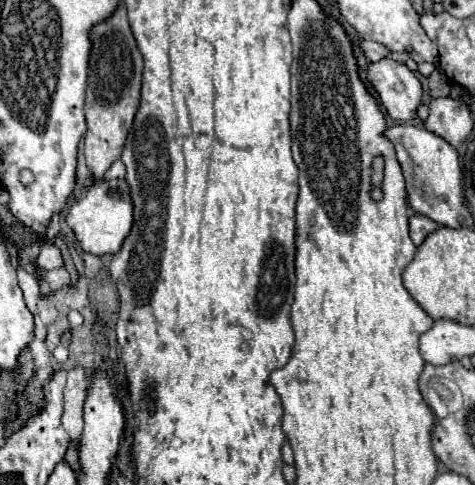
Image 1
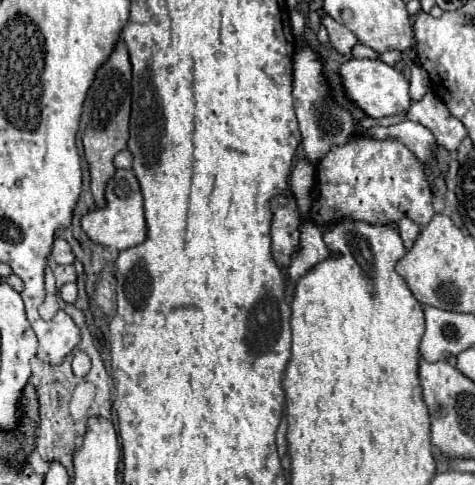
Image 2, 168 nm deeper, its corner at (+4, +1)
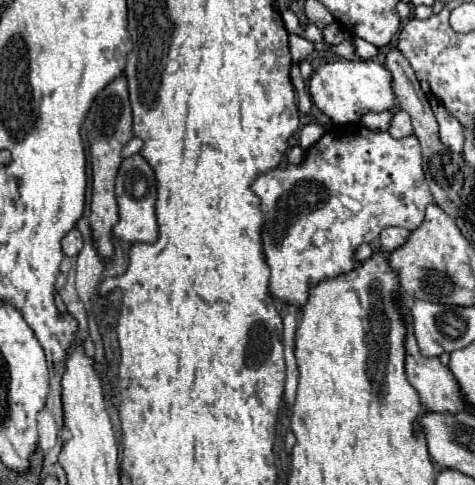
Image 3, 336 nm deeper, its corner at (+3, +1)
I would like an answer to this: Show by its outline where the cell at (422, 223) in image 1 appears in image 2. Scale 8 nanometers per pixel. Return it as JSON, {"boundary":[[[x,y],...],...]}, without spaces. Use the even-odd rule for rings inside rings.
{"boundary":[[[402,218],[402,220],[398,222],[398,228],[400,228],[400,236],[402,236],[402,240],[404,240],[404,246],[410,250],[412,244],[416,242],[418,234],[420,234],[420,226],[418,226],[416,222],[412,222],[410,218]]]}

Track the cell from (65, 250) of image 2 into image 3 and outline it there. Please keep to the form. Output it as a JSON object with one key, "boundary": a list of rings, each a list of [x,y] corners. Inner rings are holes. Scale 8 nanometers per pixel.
{"boundary":[[[73,228],[73,230],[63,238],[61,244],[63,244],[65,256],[77,256],[79,250],[83,248],[83,236],[81,236],[81,232],[79,232],[77,228]]]}

